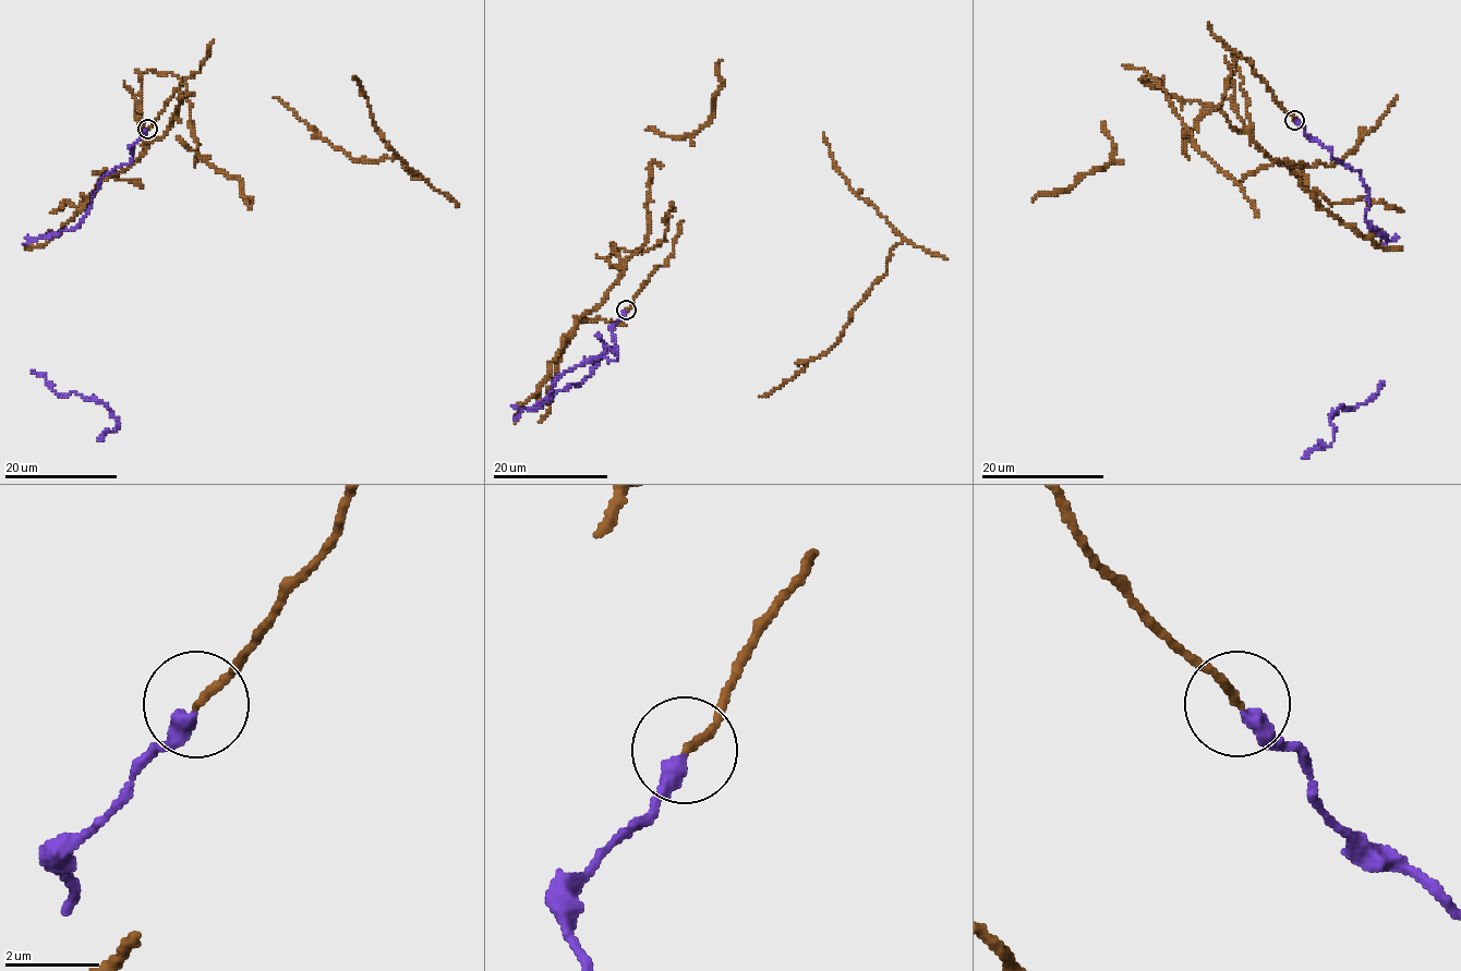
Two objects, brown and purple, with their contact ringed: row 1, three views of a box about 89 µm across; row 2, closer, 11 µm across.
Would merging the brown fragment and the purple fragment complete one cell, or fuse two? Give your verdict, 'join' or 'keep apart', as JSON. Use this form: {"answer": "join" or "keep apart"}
{"answer": "keep apart"}

